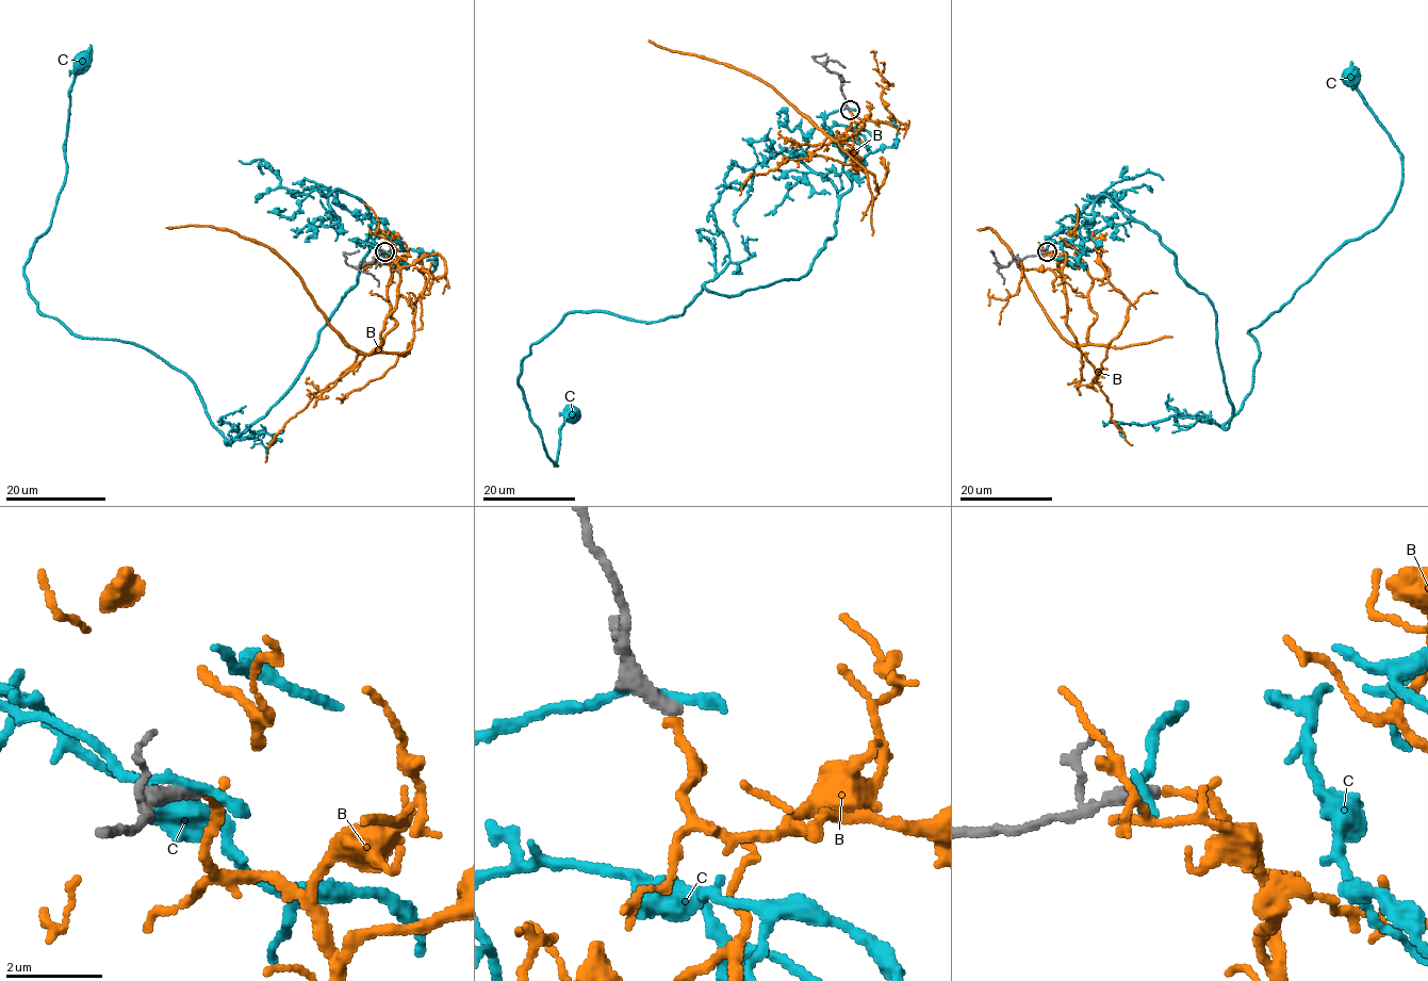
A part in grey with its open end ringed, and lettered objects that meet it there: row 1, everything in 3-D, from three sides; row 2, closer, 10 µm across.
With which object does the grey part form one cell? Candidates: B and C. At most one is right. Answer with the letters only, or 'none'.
B

